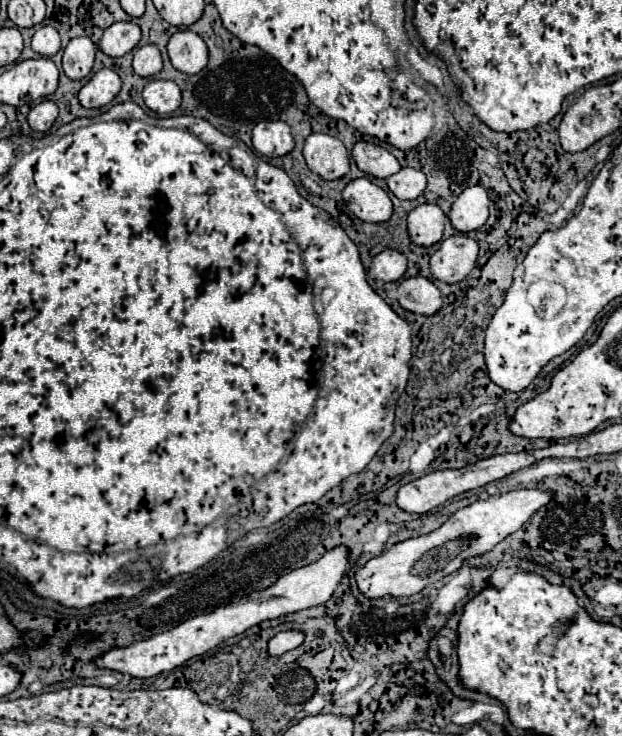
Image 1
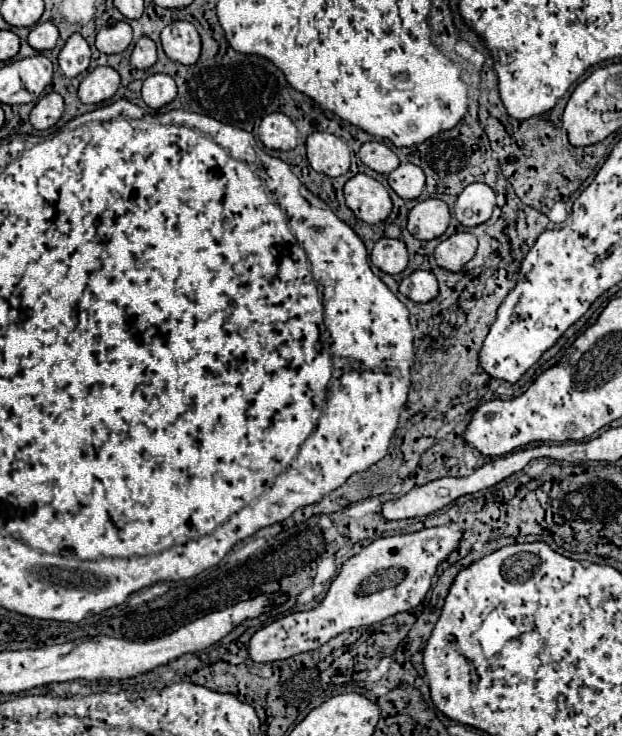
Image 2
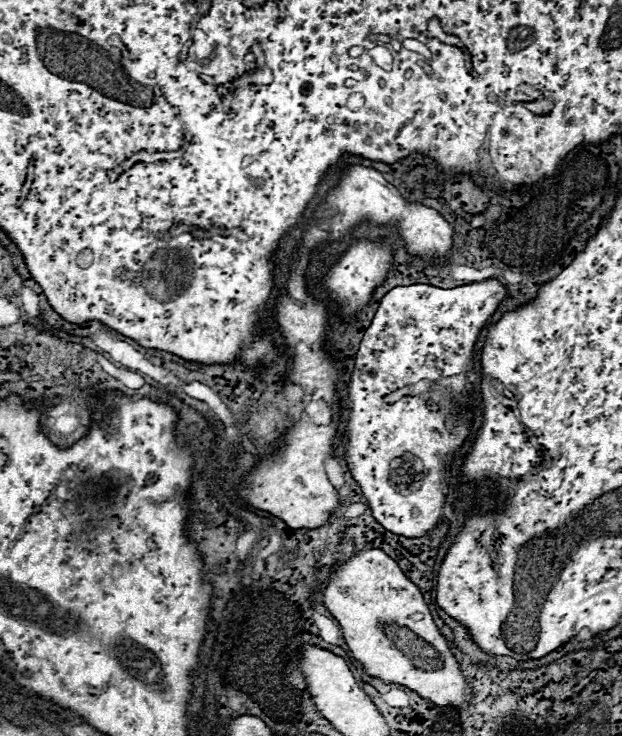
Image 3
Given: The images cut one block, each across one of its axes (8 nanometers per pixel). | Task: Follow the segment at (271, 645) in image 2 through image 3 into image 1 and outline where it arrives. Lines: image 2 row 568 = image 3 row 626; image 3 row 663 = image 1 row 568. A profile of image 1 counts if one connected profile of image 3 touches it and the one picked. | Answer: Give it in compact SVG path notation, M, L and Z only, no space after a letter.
M514 490L498 498L492 496L488 500L474 502L472 506L454 512L438 530L398 542L380 556L370 558L354 576L358 590L366 598L400 598L418 594L428 584L434 584L458 570L466 558L492 550L508 534L514 534L538 508L548 504L550 498L550 492Z

